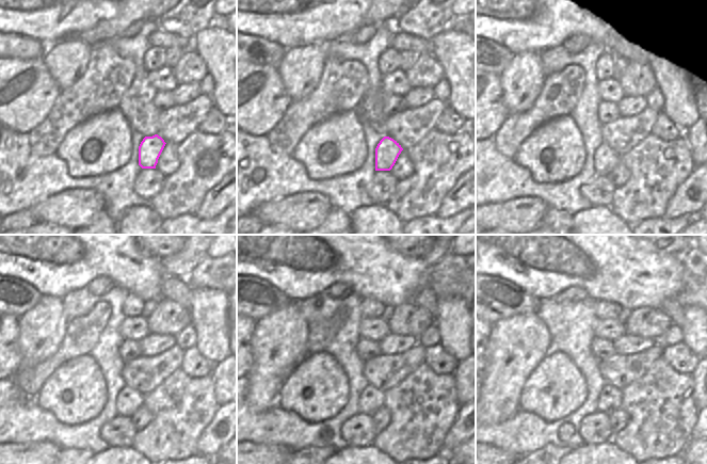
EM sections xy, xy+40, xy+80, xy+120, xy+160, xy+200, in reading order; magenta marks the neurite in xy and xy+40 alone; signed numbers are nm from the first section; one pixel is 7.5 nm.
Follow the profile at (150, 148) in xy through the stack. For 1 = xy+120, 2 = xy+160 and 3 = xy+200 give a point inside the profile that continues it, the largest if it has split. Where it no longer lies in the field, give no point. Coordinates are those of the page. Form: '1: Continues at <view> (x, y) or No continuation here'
1: Continues at xy+120 (129, 400)
2: Continues at xy+160 (371, 399)
3: Continues at xy+200 (610, 398).

